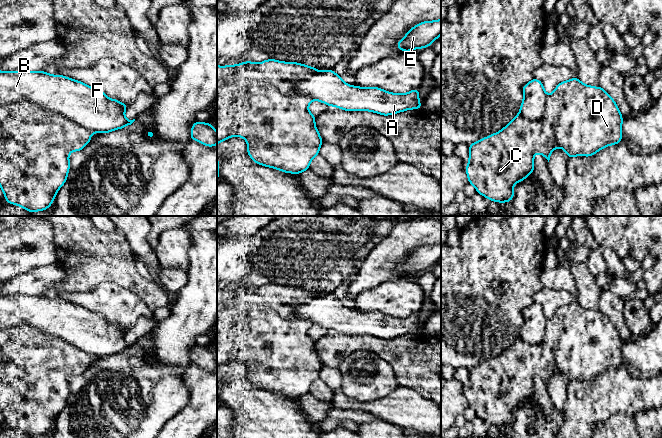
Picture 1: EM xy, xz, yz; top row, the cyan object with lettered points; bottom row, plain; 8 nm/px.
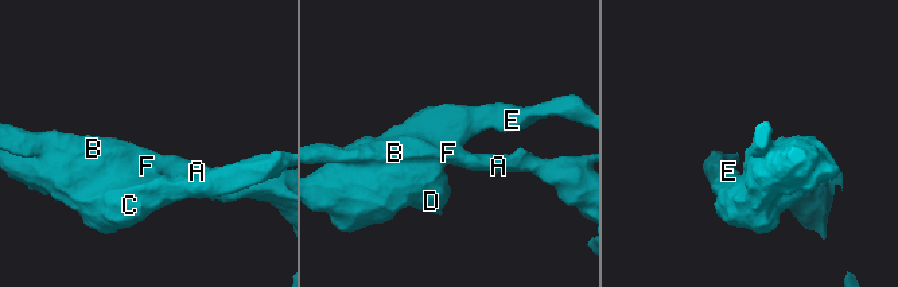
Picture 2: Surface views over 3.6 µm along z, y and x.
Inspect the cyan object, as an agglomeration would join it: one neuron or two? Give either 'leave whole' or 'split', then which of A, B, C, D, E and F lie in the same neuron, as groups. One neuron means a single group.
split | A B F / C D E

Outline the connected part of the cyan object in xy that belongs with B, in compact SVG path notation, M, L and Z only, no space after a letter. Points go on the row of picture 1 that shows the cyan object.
M0 71L0 104L18 102L23 98L95 133L109 133L135 121L124 116L129 107L125 103L110 99L102 90L92 88L81 81L44 71Z

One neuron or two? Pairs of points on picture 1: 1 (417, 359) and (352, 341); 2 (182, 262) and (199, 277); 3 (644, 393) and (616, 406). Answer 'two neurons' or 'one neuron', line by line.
1: one neuron
2: two neurons
3: one neuron

